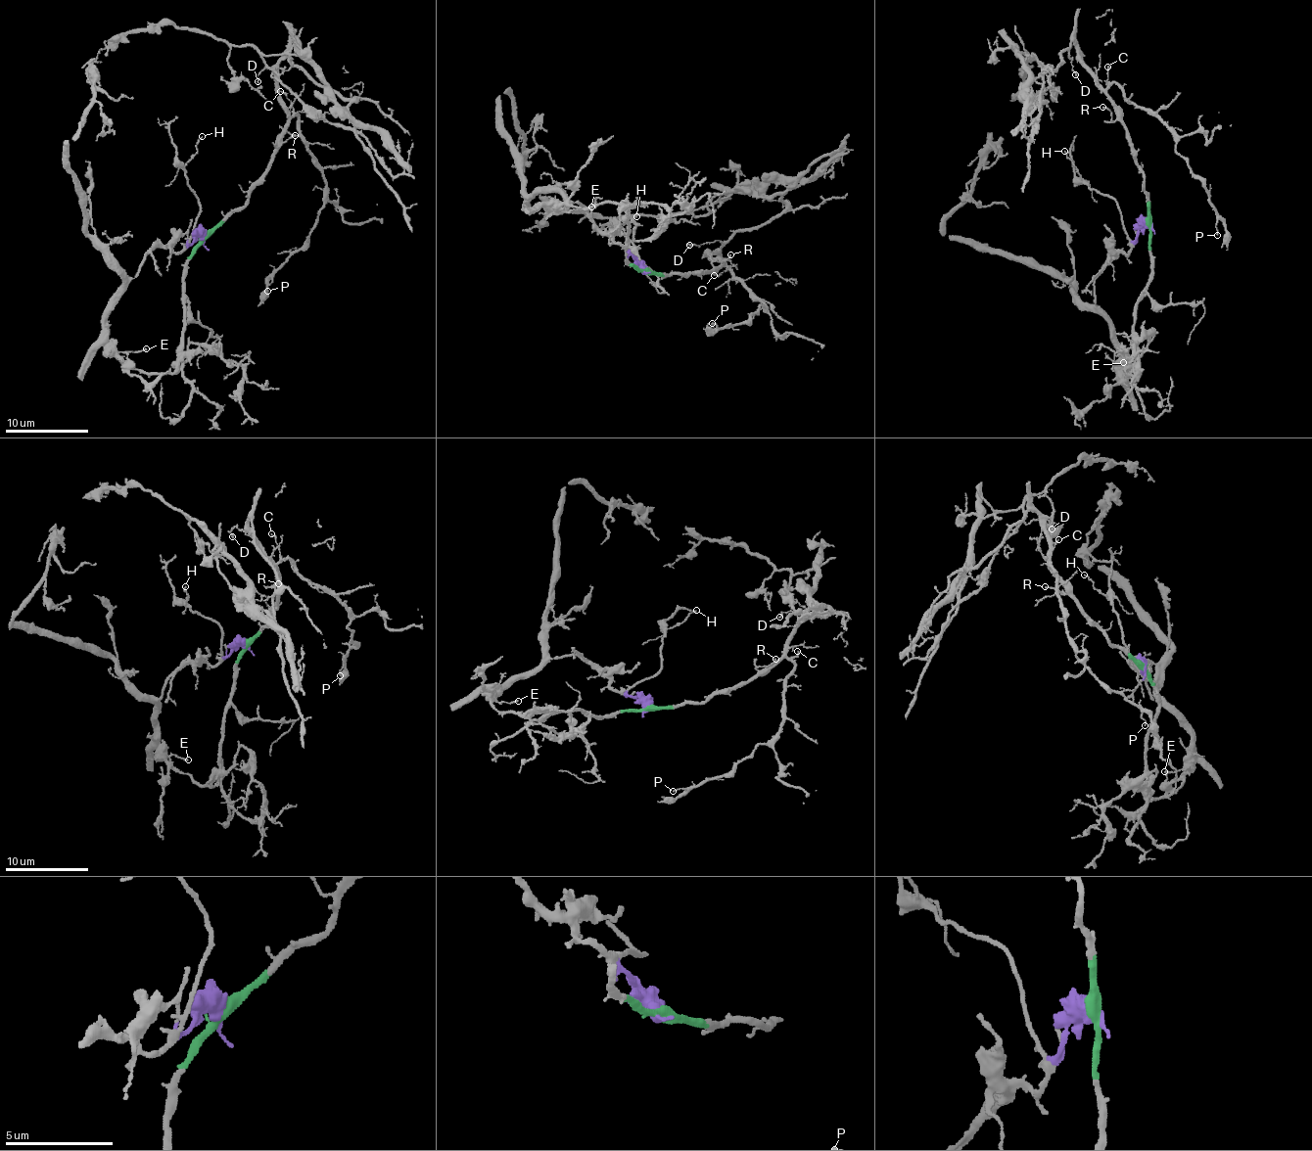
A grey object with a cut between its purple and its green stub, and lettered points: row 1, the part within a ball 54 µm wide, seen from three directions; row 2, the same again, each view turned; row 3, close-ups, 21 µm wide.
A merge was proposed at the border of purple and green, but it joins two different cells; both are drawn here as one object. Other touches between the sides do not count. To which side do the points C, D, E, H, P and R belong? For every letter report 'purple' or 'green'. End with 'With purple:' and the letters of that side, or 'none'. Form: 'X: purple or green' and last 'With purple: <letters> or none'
C: green
D: green
E: purple
H: purple
P: green
R: green
With purple: E, H

